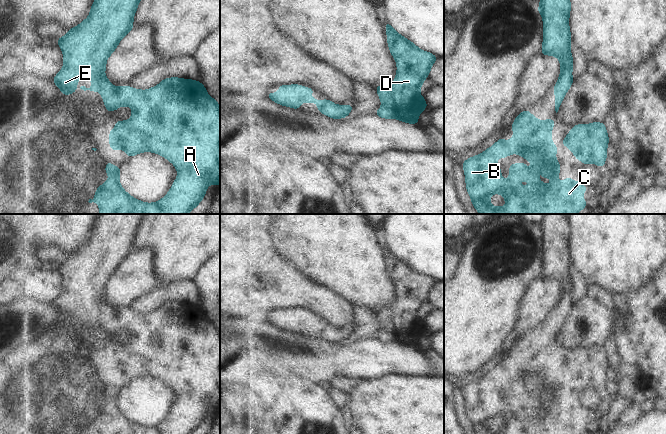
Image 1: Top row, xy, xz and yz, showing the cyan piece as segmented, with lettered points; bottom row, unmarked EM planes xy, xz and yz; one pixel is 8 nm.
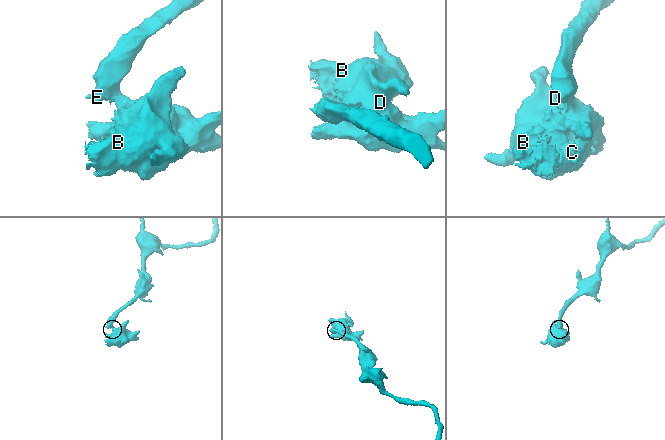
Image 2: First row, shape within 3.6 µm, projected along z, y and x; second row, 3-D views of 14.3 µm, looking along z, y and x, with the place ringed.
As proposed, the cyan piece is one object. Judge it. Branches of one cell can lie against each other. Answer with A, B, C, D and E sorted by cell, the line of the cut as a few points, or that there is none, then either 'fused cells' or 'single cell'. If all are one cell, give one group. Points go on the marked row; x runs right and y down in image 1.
groups A B C D E; cut none; single cell

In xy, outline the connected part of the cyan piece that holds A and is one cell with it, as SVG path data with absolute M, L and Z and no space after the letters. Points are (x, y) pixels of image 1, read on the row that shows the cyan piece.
M94 0L90 14L80 25L67 31L64 37L56 42L63 51L64 66L52 79L63 95L69 95L76 91L78 79L88 79L93 86L80 89L90 92L99 91L105 103L105 108L112 112L120 106L130 106L132 117L127 121L115 122L116 127L109 131L110 150L123 149L128 157L138 153L150 151L159 154L169 160L177 169L178 177L165 197L155 203L144 203L130 196L119 182L120 167L106 162L105 171L109 175L106 183L103 183L95 191L95 198L89 199L89 203L99 204L100 214L188 214L203 199L207 187L215 183L220 185L220 106L211 98L201 82L192 79L180 79L178 77L165 78L157 86L148 90L133 89L131 86L114 87L106 78L104 72L108 57L118 46L120 40L133 29L133 18L140 0Z

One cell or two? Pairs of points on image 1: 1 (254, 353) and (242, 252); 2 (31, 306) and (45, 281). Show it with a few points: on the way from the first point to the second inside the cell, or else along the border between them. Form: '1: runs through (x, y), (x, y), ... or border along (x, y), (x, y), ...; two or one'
1: border along (264, 316), (230, 317); two
2: border along (19, 294), (24, 298), (35, 298), (51, 303); two

